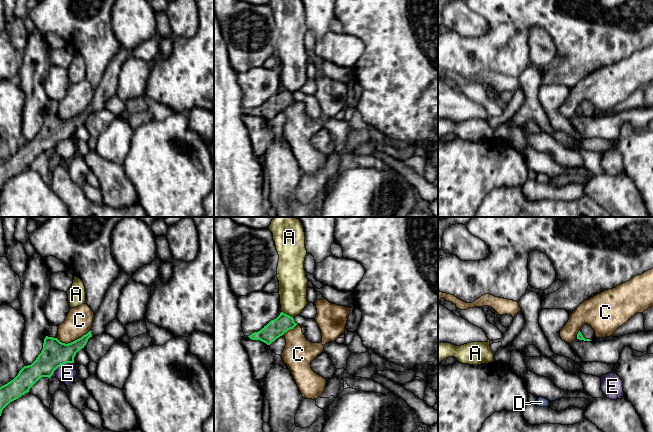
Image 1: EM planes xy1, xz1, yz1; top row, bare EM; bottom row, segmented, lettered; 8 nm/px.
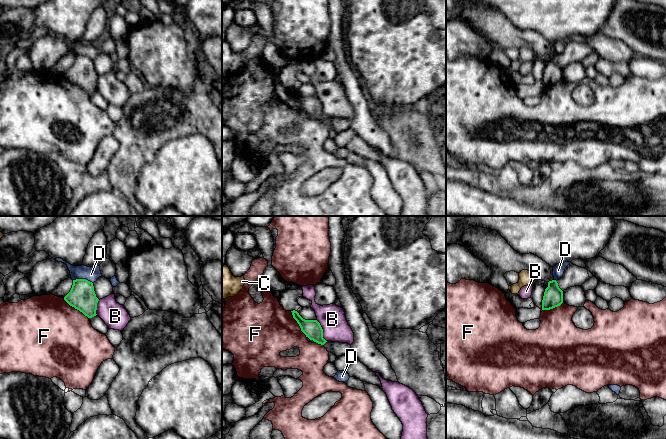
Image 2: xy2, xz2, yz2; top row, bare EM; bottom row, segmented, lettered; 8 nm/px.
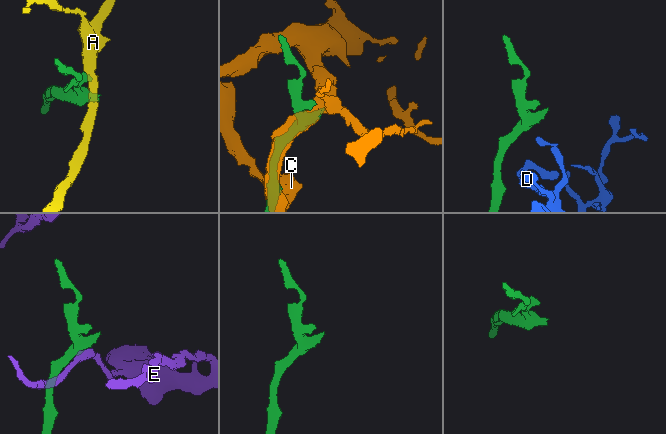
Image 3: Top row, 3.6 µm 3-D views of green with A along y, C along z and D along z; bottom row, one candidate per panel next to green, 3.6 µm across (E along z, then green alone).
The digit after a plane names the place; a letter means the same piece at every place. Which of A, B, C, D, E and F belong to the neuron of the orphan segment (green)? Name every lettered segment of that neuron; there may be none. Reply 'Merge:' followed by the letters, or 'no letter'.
Merge: no letter

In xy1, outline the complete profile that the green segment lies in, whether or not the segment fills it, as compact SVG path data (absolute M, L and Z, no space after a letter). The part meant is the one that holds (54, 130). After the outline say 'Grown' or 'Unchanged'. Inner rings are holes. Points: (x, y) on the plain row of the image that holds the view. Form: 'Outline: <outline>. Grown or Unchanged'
Outline: M120 47L99 85L94 89L93 100L87 110L68 120L60 118L57 114L45 113L43 125L36 136L31 141L24 142L13 156L0 163L0 192L10 178L29 168L40 154L50 154L61 141L74 139L76 129L84 124L90 113L105 108L106 102L117 94L121 66L130 53L126 48Z. Grown

